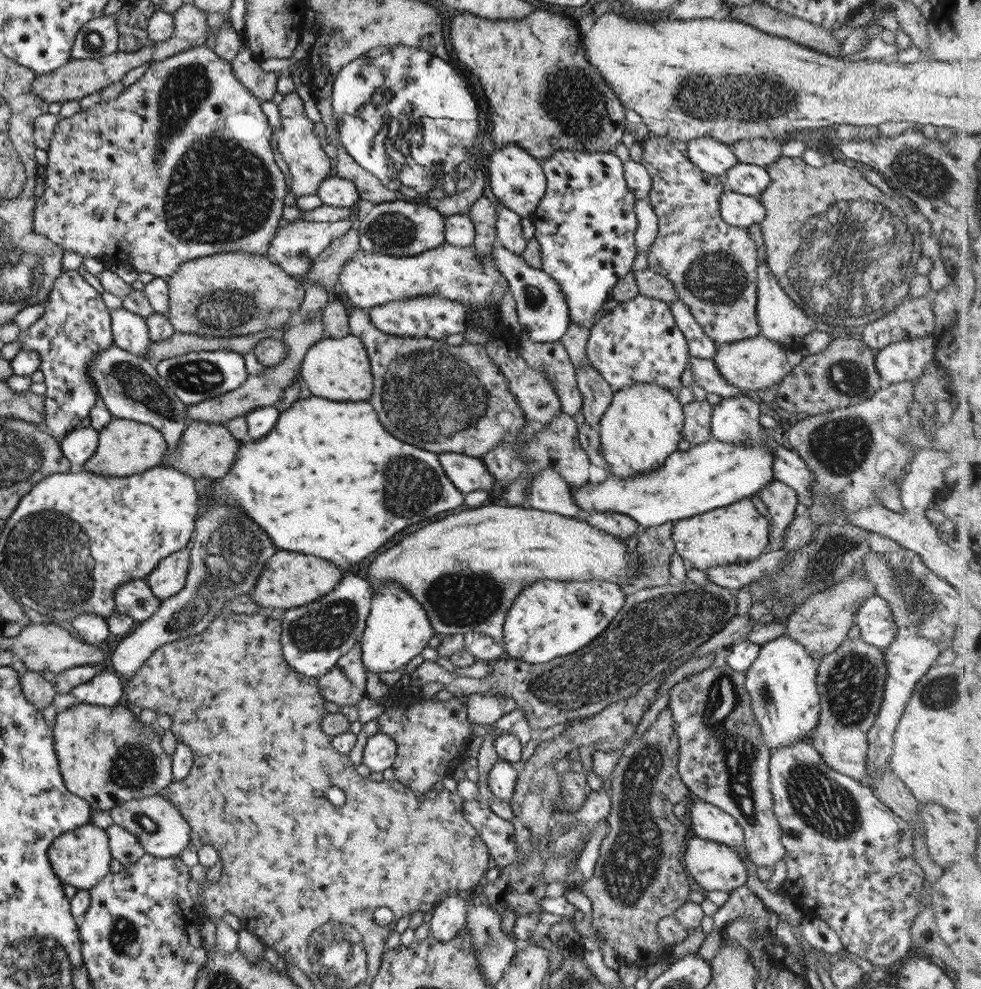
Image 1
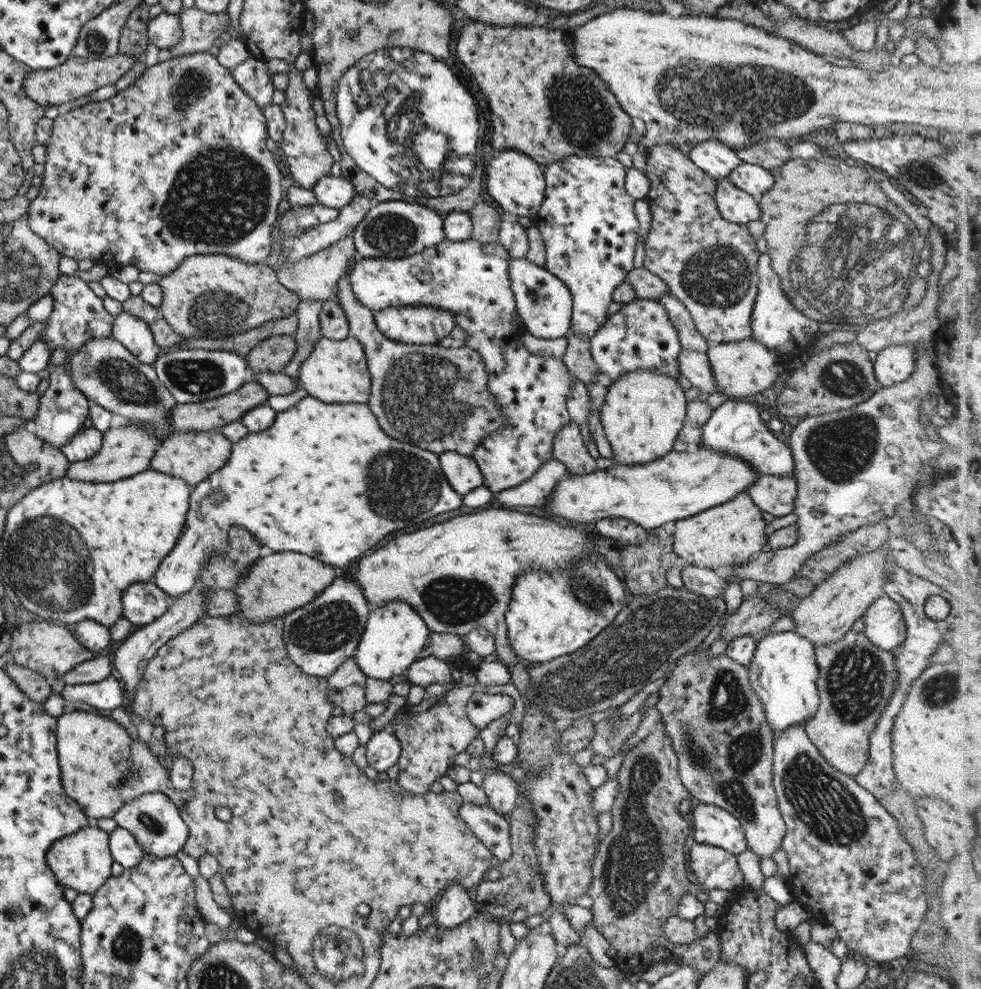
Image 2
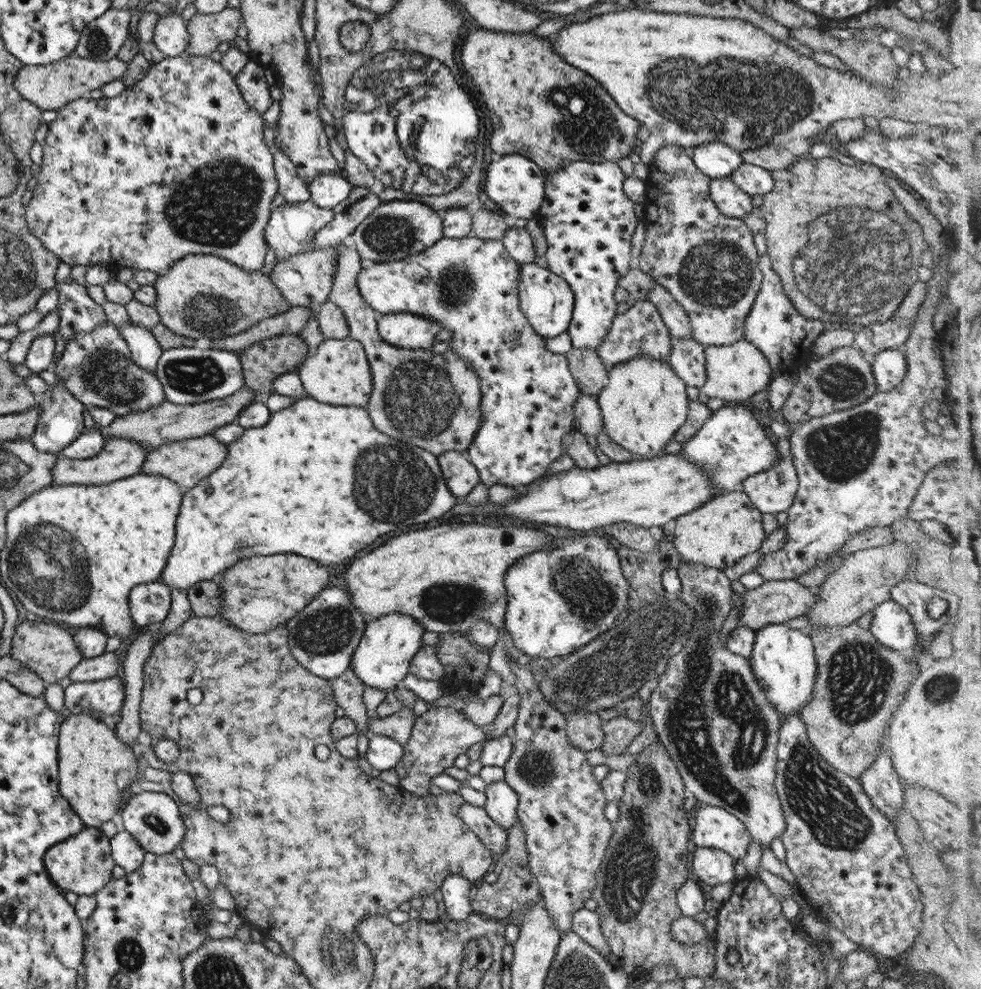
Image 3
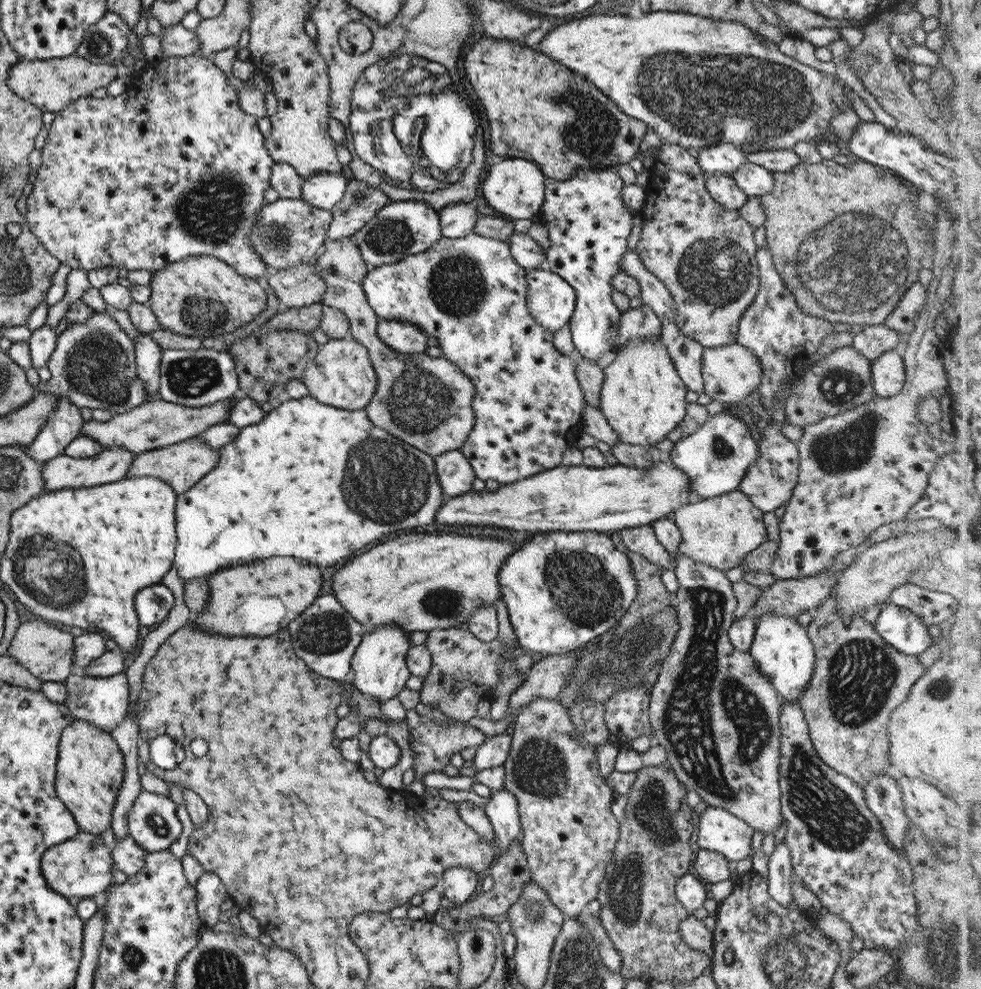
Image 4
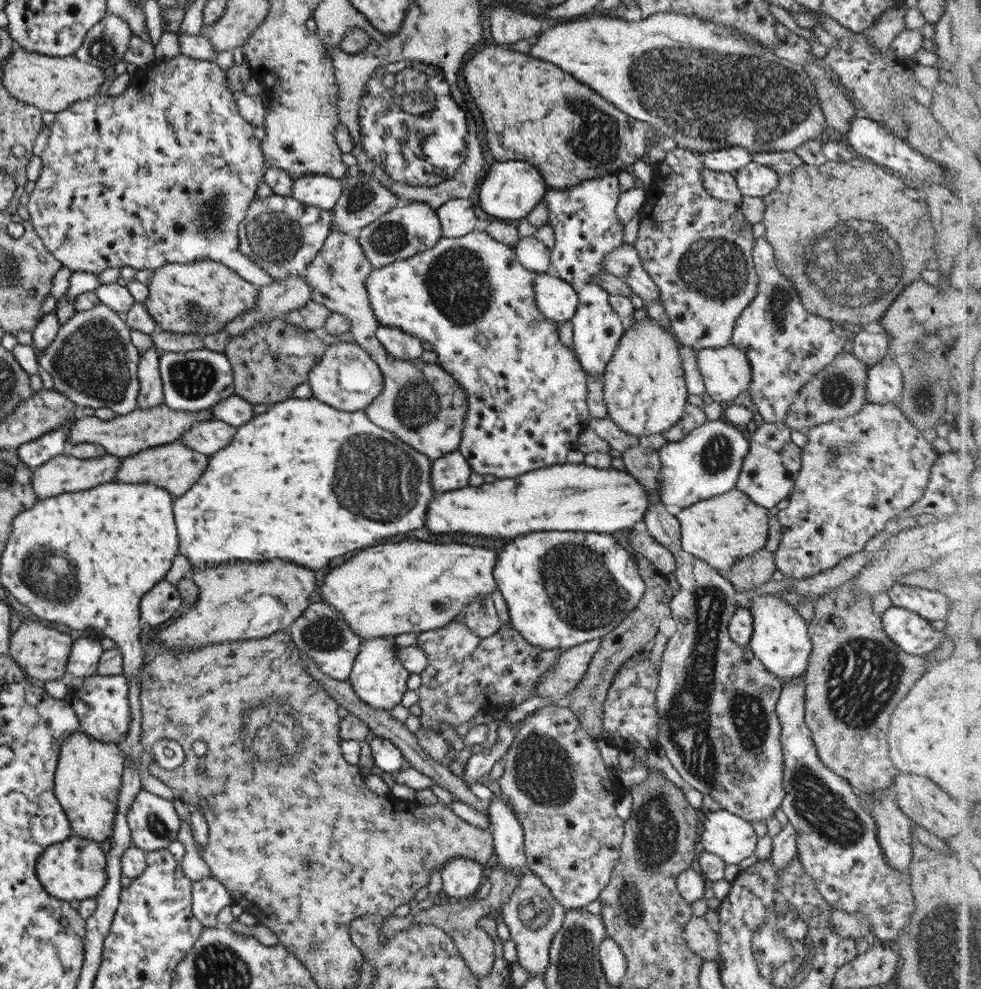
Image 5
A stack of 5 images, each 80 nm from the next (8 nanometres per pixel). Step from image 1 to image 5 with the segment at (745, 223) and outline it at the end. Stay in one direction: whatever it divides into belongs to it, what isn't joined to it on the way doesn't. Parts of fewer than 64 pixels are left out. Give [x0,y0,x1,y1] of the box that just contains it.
[700,168,742,205]

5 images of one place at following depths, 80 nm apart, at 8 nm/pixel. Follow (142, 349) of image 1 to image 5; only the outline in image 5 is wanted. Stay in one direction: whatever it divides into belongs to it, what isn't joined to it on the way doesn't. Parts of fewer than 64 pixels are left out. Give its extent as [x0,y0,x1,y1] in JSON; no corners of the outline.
[136,349,164,408]

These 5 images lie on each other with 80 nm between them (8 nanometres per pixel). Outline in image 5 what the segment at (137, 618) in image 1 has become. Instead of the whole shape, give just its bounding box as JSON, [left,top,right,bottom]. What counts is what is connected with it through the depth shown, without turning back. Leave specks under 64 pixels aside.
[139,579,181,626]

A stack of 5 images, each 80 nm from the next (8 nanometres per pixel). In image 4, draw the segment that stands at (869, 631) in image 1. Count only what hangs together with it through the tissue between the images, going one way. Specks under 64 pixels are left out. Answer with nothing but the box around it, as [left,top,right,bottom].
[873,603,941,656]

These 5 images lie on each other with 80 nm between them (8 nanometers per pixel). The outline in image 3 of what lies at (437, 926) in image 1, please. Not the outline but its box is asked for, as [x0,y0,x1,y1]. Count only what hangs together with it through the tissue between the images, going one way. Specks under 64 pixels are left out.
[437,875,476,921]

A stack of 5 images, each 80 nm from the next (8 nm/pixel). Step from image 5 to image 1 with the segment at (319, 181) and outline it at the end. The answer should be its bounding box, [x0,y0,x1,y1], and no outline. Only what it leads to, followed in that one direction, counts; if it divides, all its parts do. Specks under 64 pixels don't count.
[316,175,360,208]

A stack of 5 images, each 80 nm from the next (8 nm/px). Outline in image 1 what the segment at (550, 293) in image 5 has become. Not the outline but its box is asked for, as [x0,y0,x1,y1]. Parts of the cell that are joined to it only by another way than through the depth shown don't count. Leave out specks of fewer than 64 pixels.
[490,242,570,342]

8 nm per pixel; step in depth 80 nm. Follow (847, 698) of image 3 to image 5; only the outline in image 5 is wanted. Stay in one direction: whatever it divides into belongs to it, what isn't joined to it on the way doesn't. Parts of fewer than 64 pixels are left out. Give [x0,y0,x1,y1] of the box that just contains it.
[803,579,929,792]

